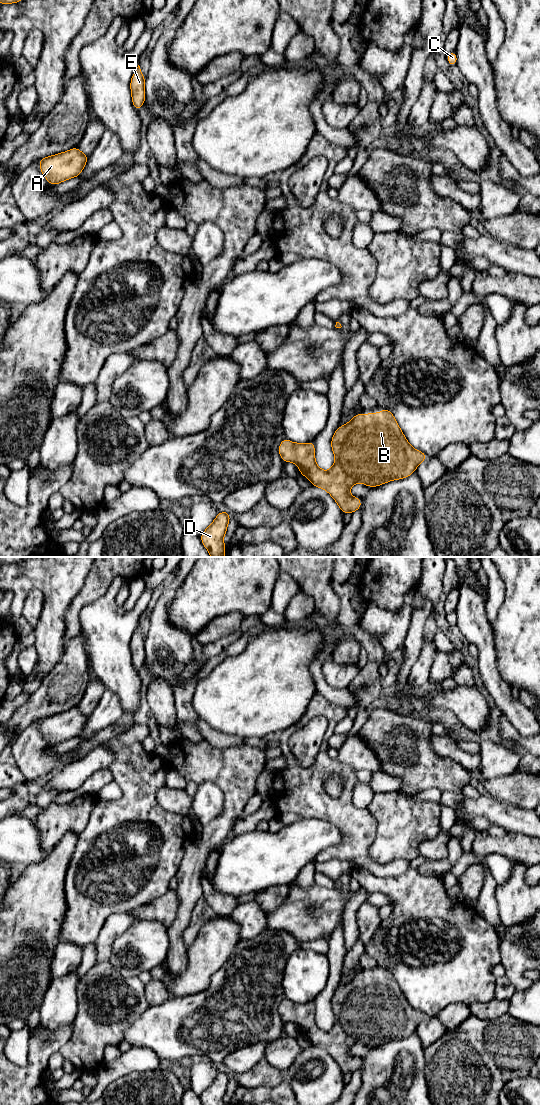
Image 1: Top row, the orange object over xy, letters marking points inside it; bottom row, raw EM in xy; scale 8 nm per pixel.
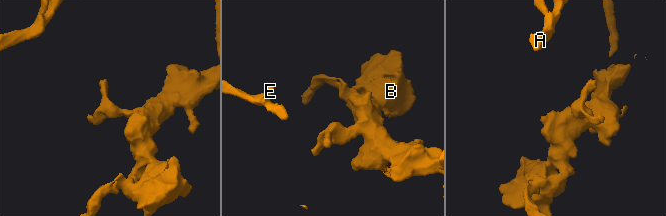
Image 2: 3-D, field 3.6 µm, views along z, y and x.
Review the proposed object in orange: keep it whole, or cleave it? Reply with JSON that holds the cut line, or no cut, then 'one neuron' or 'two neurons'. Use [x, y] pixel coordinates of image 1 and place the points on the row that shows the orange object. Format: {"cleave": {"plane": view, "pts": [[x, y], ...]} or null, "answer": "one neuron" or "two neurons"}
{"cleave": null, "answer": "one neuron"}

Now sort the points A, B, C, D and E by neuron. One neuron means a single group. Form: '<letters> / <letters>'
A B C D E

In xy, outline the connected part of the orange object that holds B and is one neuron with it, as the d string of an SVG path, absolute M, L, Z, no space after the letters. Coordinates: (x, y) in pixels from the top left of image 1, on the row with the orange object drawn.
M385 407L381 413L356 414L344 426L339 426L331 440L331 448L335 462L328 471L321 470L315 461L315 446L313 441L308 443L293 443L283 439L278 447L284 463L293 462L311 481L311 485L326 490L336 501L344 514L353 513L360 509L362 501L349 494L355 483L362 483L371 488L392 480L400 480L413 474L417 466L428 456L414 449L396 422L392 412Z

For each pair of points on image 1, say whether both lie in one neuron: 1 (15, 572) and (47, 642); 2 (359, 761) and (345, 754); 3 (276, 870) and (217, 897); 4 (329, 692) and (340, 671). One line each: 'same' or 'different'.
1: same
2: same
3: different
4: different

